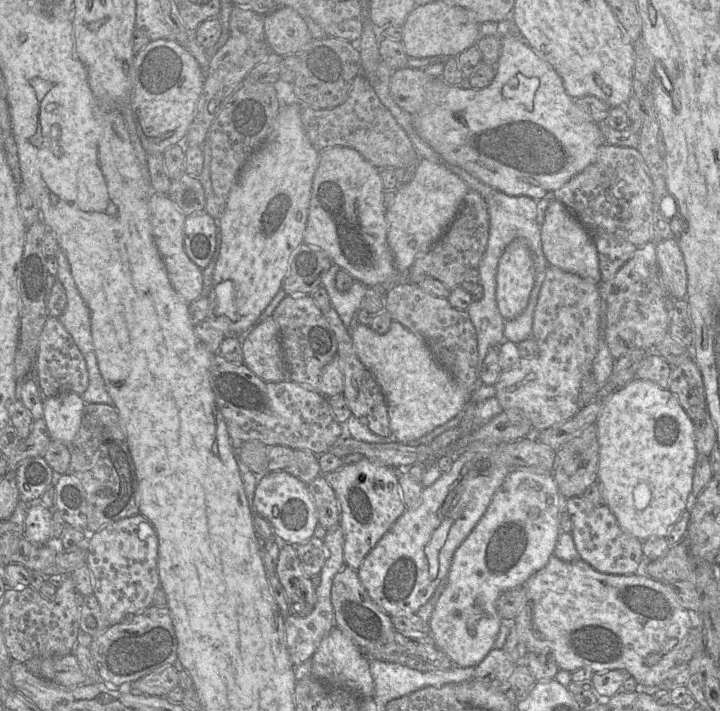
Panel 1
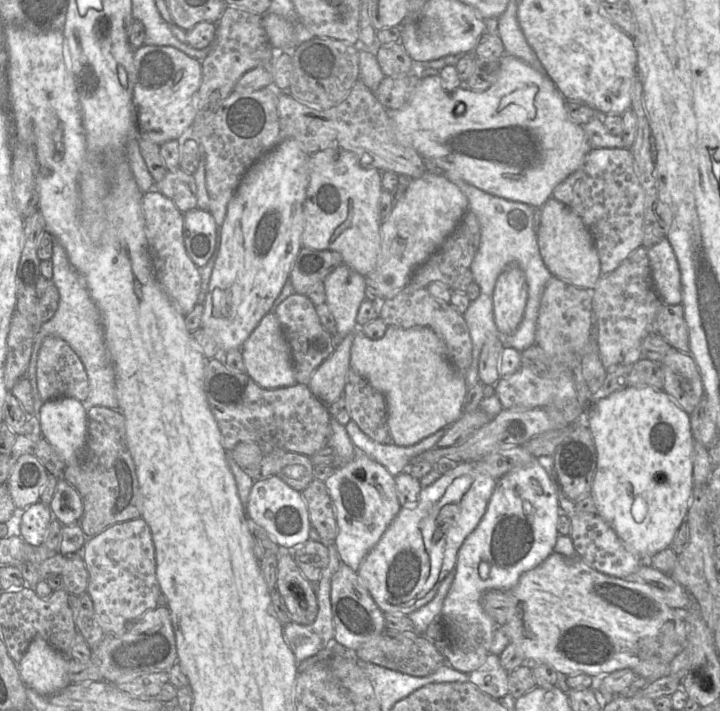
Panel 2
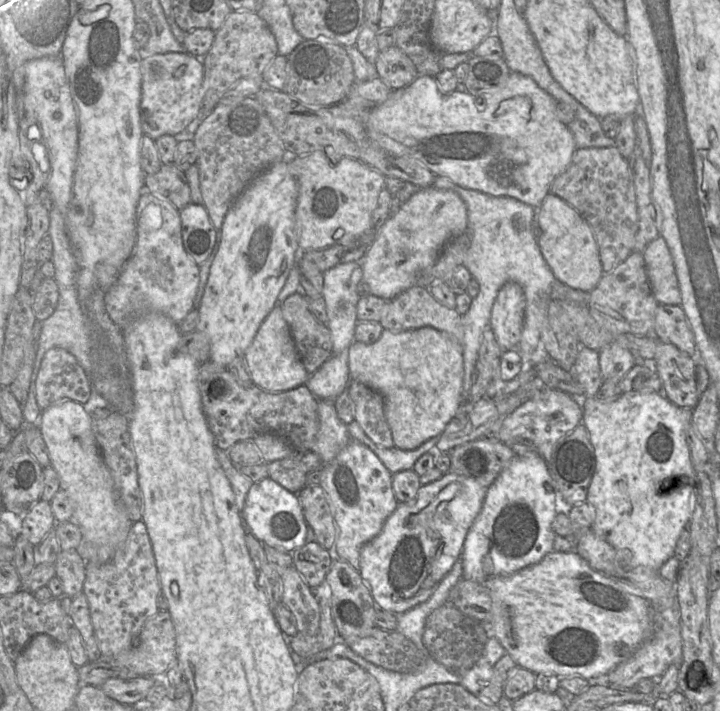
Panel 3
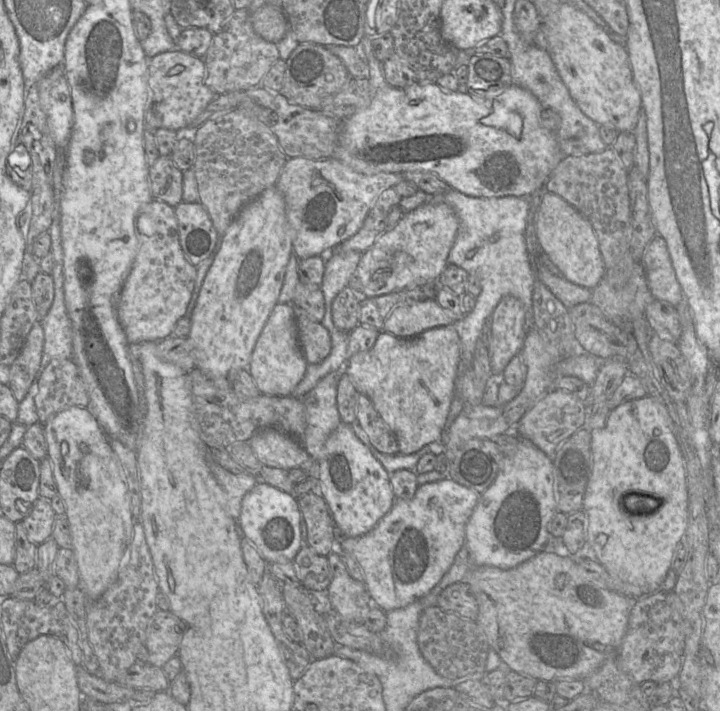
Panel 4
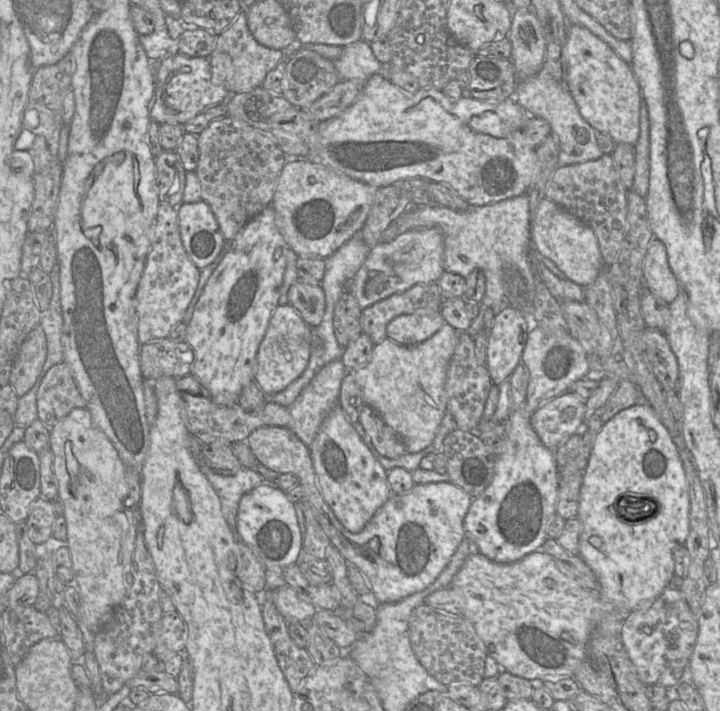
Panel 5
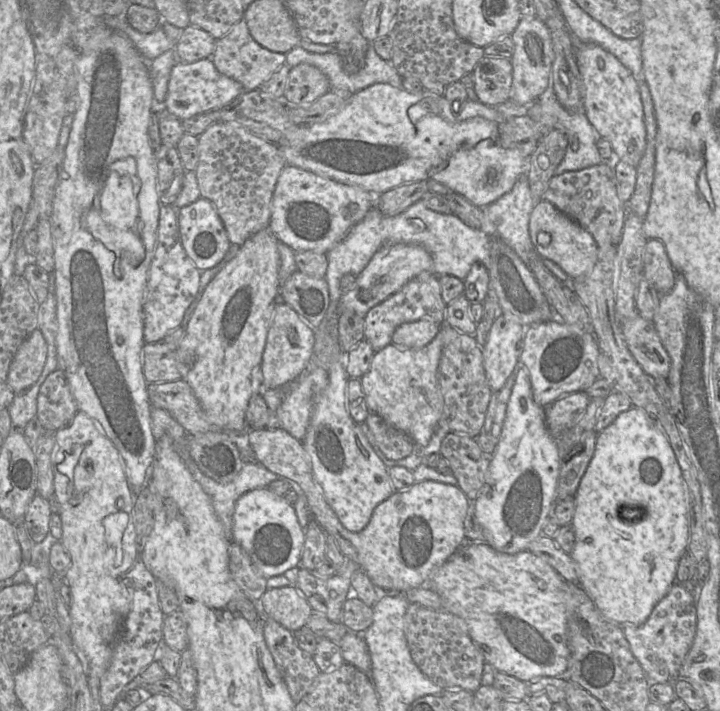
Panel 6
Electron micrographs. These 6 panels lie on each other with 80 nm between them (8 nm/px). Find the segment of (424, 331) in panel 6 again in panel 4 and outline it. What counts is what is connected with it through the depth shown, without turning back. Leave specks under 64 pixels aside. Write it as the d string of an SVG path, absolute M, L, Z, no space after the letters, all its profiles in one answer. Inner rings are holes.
M435 298L407 302L396 306L384 321L383 330L399 338L412 338L425 330L456 323L451 311L442 308Z

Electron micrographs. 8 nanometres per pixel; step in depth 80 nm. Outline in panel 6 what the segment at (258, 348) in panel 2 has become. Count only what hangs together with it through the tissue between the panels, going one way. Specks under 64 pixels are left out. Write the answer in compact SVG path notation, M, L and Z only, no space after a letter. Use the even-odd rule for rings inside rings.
M277 301L262 355L261 375L264 388L283 388L299 376L313 354L314 330L292 307Z

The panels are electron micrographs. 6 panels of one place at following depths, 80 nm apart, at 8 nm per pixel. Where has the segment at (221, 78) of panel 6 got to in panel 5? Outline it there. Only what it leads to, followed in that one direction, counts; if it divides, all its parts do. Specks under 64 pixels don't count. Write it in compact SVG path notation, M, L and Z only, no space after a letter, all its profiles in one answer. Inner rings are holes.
M173 51L161 59L156 67L155 90L149 115L158 124L183 125L196 117L205 108L226 103L230 95L224 87L212 83L208 58L187 57Z

